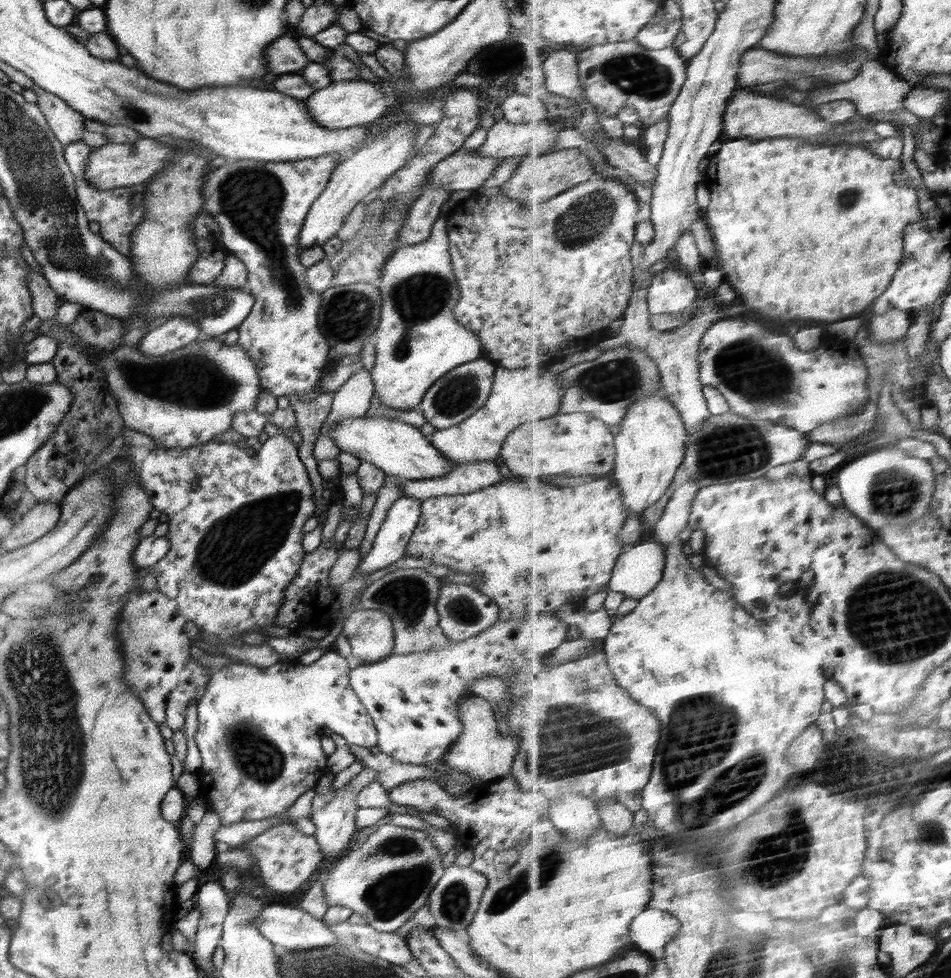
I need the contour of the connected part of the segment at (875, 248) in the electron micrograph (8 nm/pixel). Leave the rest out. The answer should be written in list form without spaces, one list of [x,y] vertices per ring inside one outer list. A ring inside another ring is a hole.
[[[801,137],[792,138],[778,138],[778,140],[760,140],[760,142],[754,142],[754,140],[730,140],[730,142],[724,143],[721,149],[711,157],[710,166],[706,172],[703,179],[703,183],[711,191],[712,201],[709,207],[706,209],[706,220],[711,226],[712,232],[714,233],[716,242],[718,242],[718,250],[722,252],[719,254],[719,259],[721,267],[723,268],[723,273],[726,279],[734,284],[734,288],[738,290],[740,296],[744,296],[744,300],[754,308],[754,310],[760,310],[766,318],[772,318],[772,320],[782,320],[782,322],[800,322],[800,320],[814,320],[814,322],[840,322],[840,320],[846,320],[846,318],[852,318],[854,314],[860,315],[864,312],[868,306],[874,304],[876,298],[880,298],[886,291],[888,287],[894,282],[894,277],[898,272],[898,269],[902,268],[902,259],[905,258],[905,248],[904,248],[904,232],[906,232],[906,226],[912,224],[913,222],[926,222],[926,214],[921,209],[921,200],[919,198],[919,192],[914,188],[914,185],[908,184],[908,186],[898,186],[898,180],[896,180],[896,175],[898,171],[904,169],[902,159],[895,158],[884,158],[879,154],[876,154],[874,150],[866,148],[863,143],[858,144],[842,144],[842,145],[831,145],[823,146],[819,144],[806,144],[806,142],[800,142]]]

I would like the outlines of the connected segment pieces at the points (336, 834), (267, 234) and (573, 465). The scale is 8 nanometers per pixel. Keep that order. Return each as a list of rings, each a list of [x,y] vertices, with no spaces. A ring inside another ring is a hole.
[[[350,781],[347,784],[341,786],[341,788],[333,789],[330,795],[331,800],[326,802],[326,806],[321,810],[311,810],[309,815],[310,821],[315,825],[316,832],[313,834],[317,840],[318,845],[321,846],[322,853],[325,860],[322,862],[320,871],[315,875],[322,884],[328,879],[328,873],[337,863],[337,860],[346,854],[351,847],[350,842],[352,835],[358,832],[355,824],[356,812],[358,811],[358,798],[357,790],[353,782]]]
[[[318,156],[318,158],[308,158],[306,160],[288,160],[288,162],[267,162],[267,161],[256,161],[256,160],[238,160],[238,162],[228,162],[224,166],[220,166],[216,169],[211,169],[208,174],[206,174],[206,180],[204,180],[204,206],[202,206],[203,211],[211,215],[215,221],[219,224],[221,228],[221,247],[226,248],[228,251],[232,251],[238,259],[242,260],[242,263],[246,265],[246,270],[248,272],[247,286],[246,289],[252,295],[254,295],[254,305],[250,310],[249,316],[239,324],[238,330],[238,341],[237,344],[248,352],[248,355],[252,357],[255,368],[258,372],[258,377],[260,378],[260,384],[263,390],[268,390],[270,394],[273,394],[277,398],[300,398],[302,402],[307,400],[314,400],[318,394],[322,394],[322,389],[320,389],[320,384],[322,384],[322,379],[326,378],[329,372],[336,366],[328,359],[328,354],[330,354],[330,346],[327,344],[326,338],[320,333],[318,314],[322,305],[322,295],[318,291],[312,291],[306,283],[306,271],[307,268],[299,261],[298,252],[298,236],[300,234],[304,219],[308,214],[308,210],[312,206],[312,203],[322,194],[322,191],[326,188],[328,184],[328,179],[334,171],[334,167],[341,162],[338,156]]]
[[[575,412],[575,413],[558,413],[554,418],[547,418],[542,420],[542,422],[538,422],[538,420],[526,421],[520,425],[518,428],[514,428],[512,432],[507,436],[504,445],[502,446],[501,452],[499,454],[499,462],[501,466],[504,468],[506,473],[516,474],[517,478],[524,479],[532,479],[532,478],[551,478],[555,480],[558,477],[563,477],[567,475],[573,476],[590,476],[590,475],[604,475],[608,474],[608,472],[612,472],[615,470],[617,463],[617,446],[616,446],[616,437],[612,432],[610,432],[610,425],[606,424],[605,420],[599,419],[598,417],[594,417],[594,415],[586,412]]]

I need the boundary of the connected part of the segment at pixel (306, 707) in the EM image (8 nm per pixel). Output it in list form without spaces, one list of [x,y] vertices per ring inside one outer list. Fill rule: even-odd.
[[[325,650],[325,653],[310,665],[304,665],[299,660],[294,661],[294,663],[284,663],[284,661],[279,660],[270,667],[256,667],[256,665],[233,661],[211,674],[210,682],[206,686],[206,692],[198,700],[198,705],[196,706],[198,730],[194,735],[194,740],[200,751],[202,764],[201,768],[196,770],[195,773],[197,773],[200,783],[202,783],[200,796],[205,798],[204,802],[207,803],[211,811],[219,814],[223,826],[235,824],[236,822],[263,820],[279,816],[290,809],[301,794],[316,786],[320,777],[328,771],[328,757],[324,754],[320,745],[321,737],[324,735],[323,726],[330,728],[332,732],[339,735],[342,734],[348,745],[364,746],[364,748],[369,749],[377,746],[378,730],[376,730],[372,718],[370,718],[366,708],[364,708],[364,705],[357,697],[355,690],[350,686],[350,670],[348,660],[345,657],[342,657],[336,650]]]

